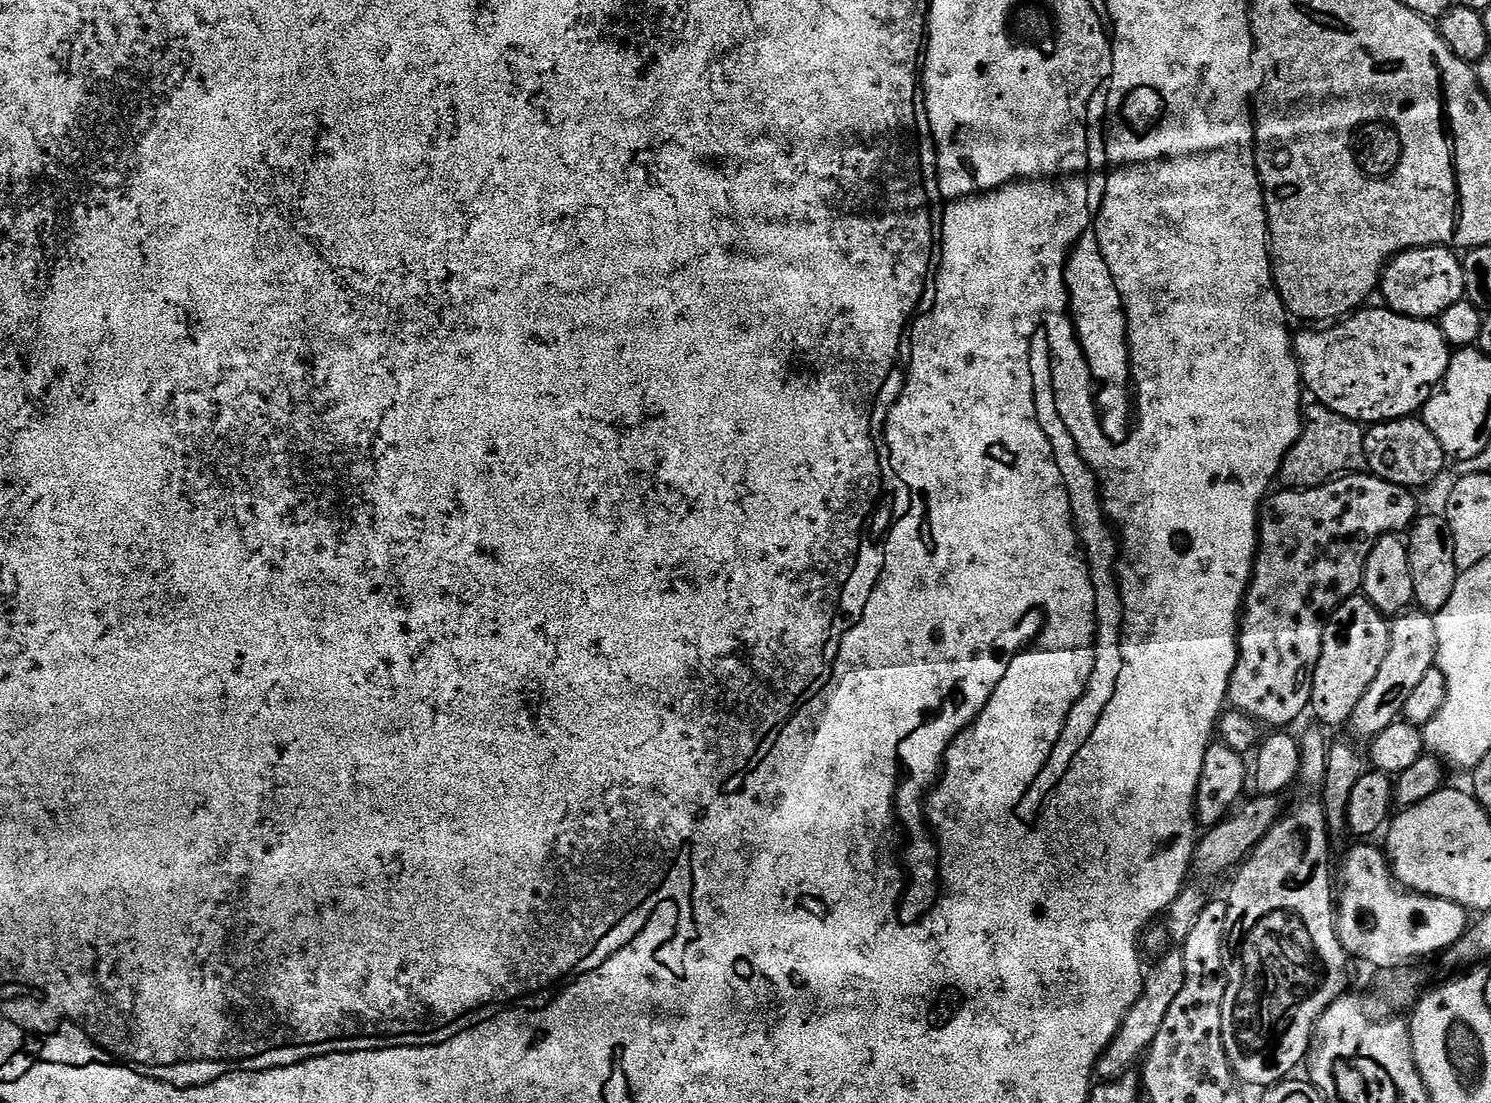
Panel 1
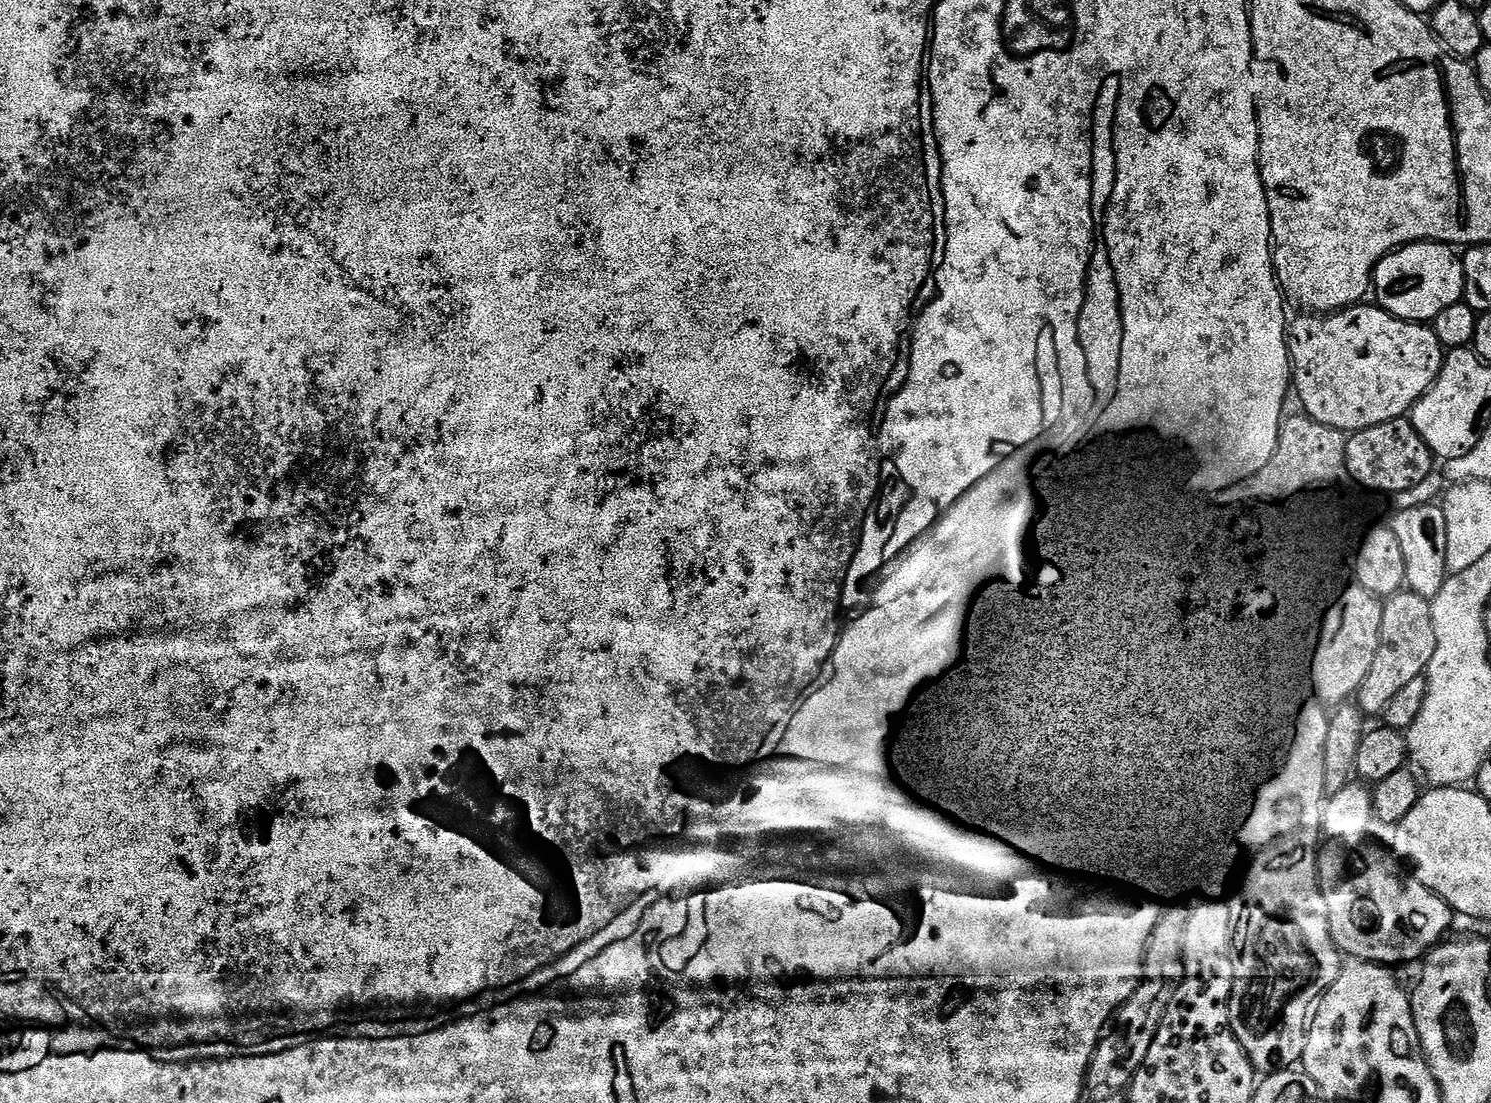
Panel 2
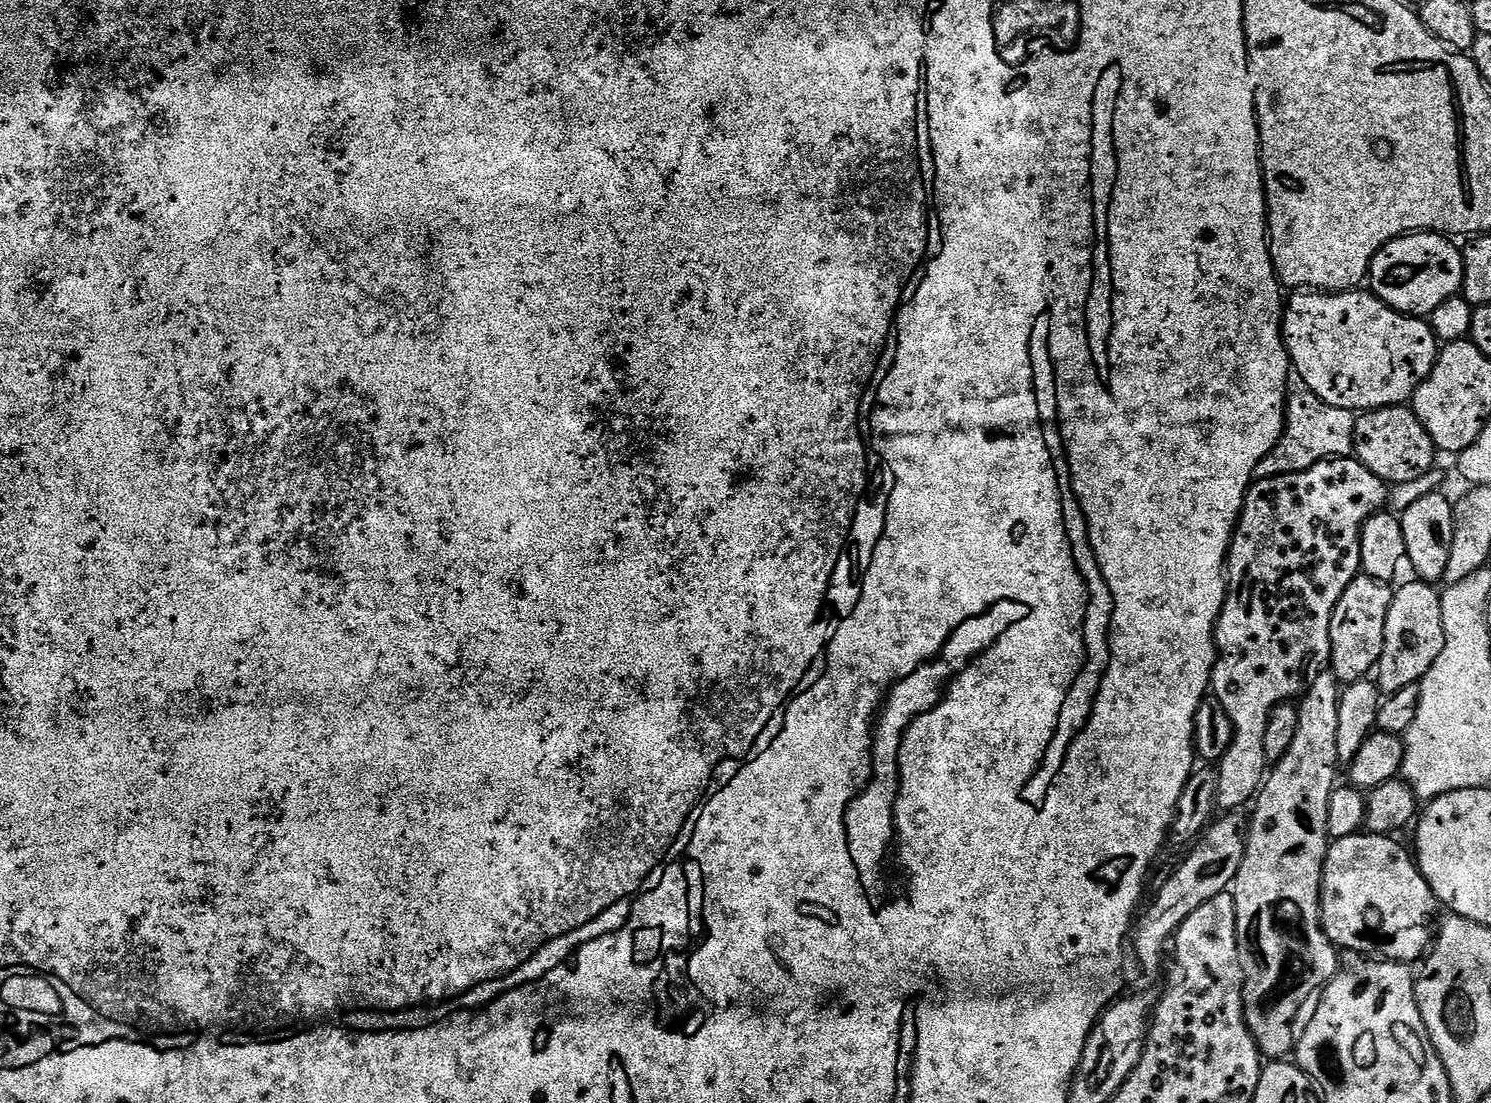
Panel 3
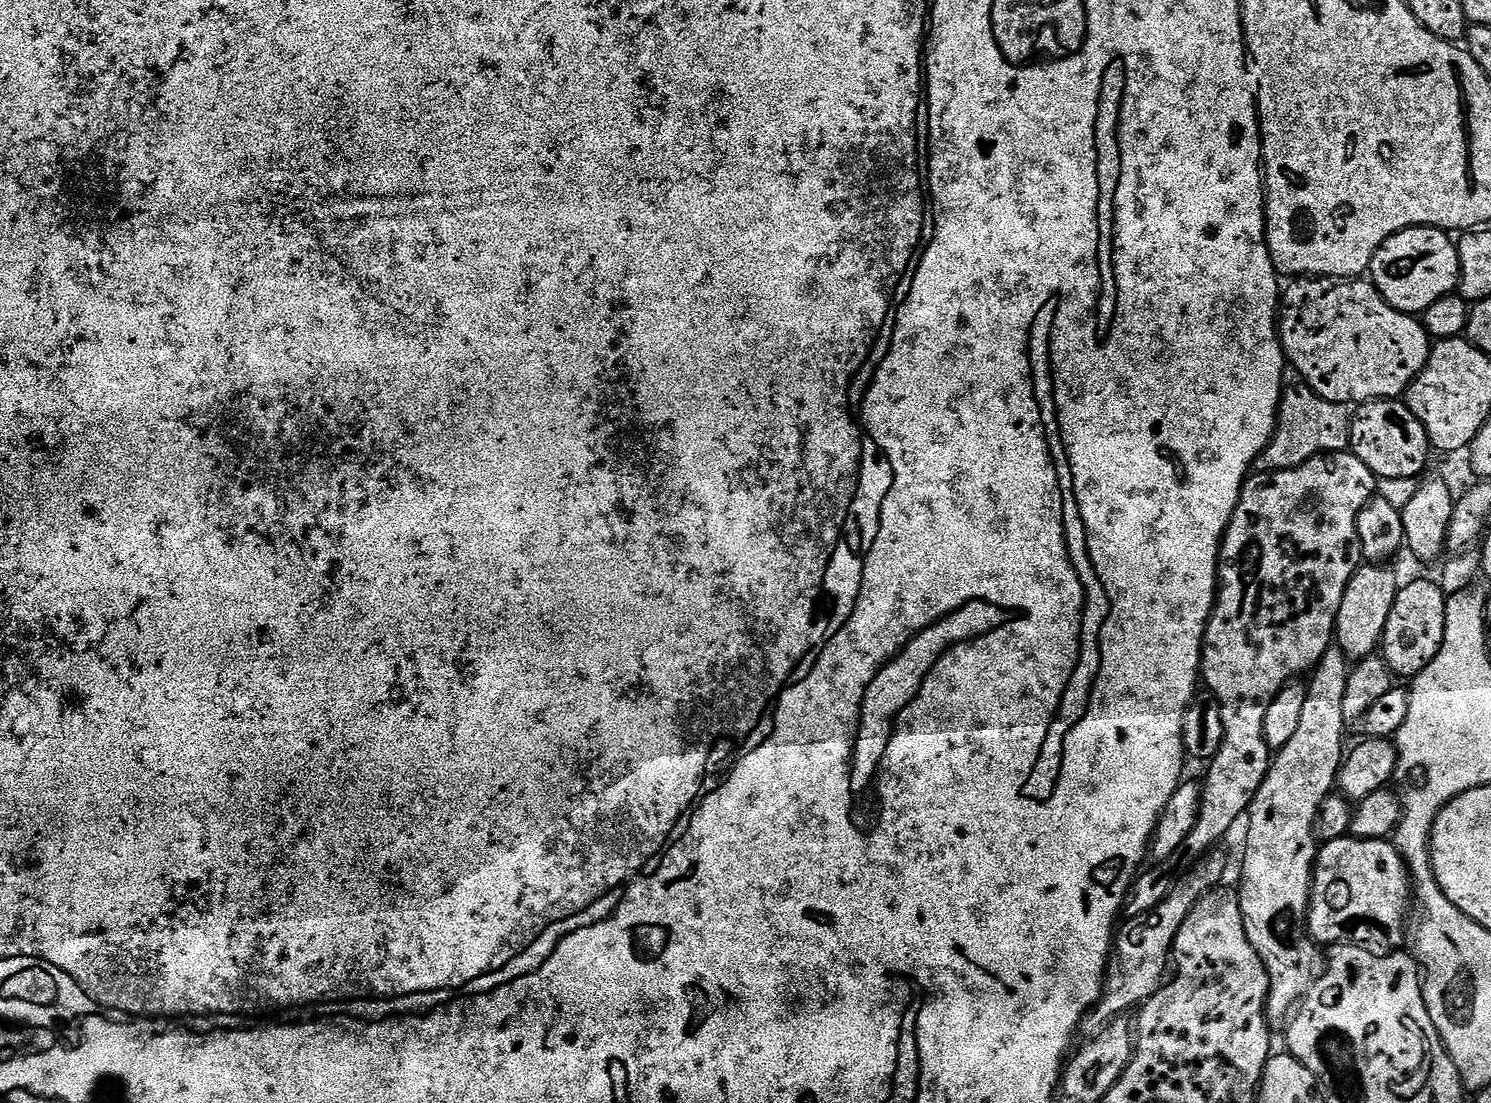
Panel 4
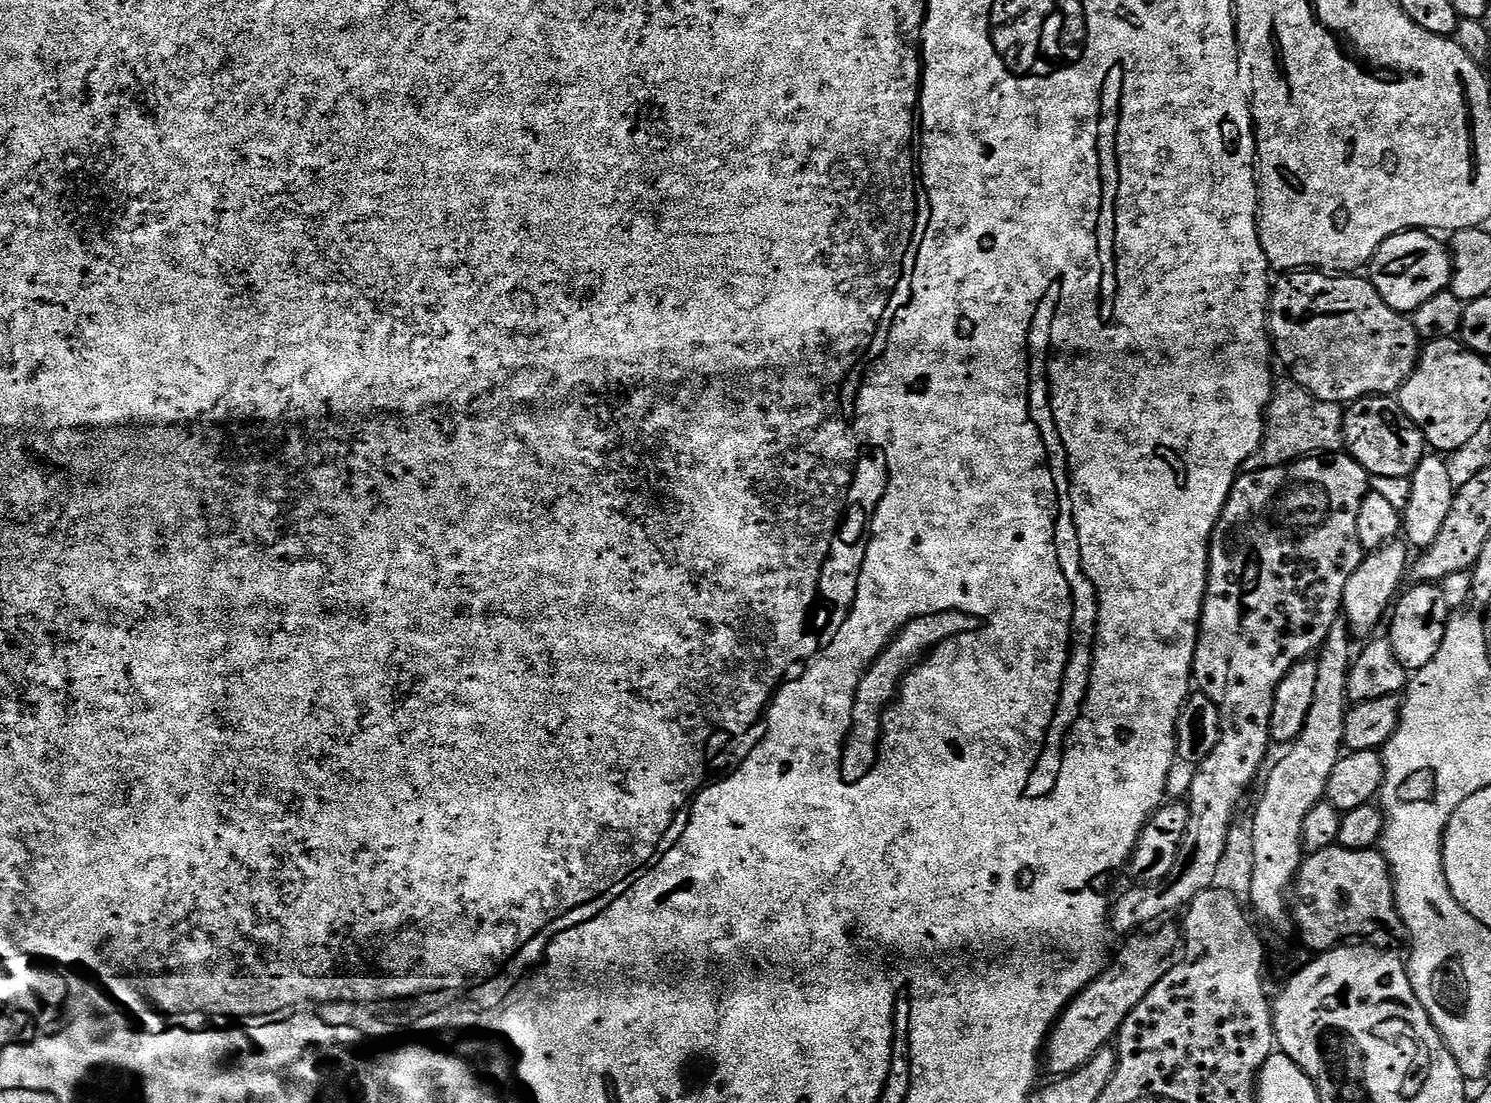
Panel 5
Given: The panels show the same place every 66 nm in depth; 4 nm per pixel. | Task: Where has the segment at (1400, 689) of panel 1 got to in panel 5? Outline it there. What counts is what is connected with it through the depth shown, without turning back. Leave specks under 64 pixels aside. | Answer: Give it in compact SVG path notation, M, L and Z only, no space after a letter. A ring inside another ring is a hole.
M1416 582L1411 586L1413 588L1408 593L1405 591L1391 609L1392 625L1386 632L1386 638L1391 641L1394 654L1402 667L1419 670L1432 661L1434 654L1438 654L1446 634L1450 609L1444 597L1444 589L1439 583Z

